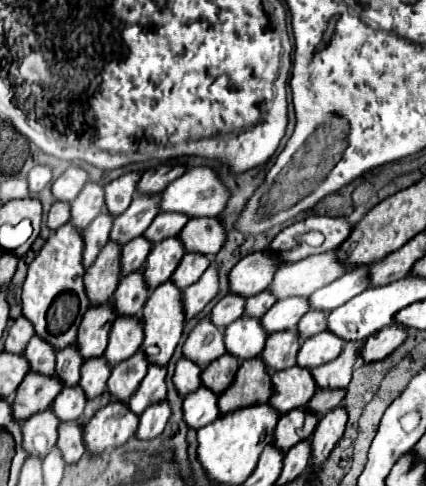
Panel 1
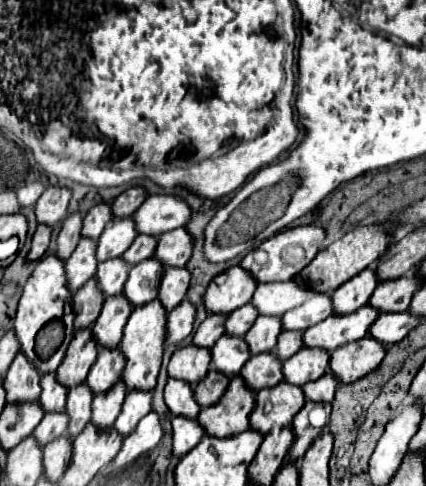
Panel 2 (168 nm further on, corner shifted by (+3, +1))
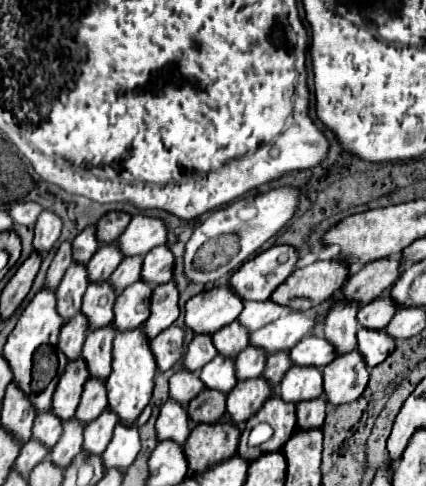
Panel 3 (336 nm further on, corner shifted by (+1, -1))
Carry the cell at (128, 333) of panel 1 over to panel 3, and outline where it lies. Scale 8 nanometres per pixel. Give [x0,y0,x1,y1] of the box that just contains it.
[76,377,108,423]

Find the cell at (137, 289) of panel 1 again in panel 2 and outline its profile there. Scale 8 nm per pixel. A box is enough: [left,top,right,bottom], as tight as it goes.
[92,295,132,349]

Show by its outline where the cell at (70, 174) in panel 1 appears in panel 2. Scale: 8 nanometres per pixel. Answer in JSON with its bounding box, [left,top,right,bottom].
[36,187,70,227]

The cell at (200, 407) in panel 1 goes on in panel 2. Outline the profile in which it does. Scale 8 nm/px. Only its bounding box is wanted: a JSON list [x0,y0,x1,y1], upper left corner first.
[172,417,204,459]

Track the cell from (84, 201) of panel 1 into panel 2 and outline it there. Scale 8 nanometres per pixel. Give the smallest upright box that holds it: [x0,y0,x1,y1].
[56,213,82,261]

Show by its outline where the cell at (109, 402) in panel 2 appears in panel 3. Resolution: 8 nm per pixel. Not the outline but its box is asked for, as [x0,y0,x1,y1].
[84,409,118,455]

